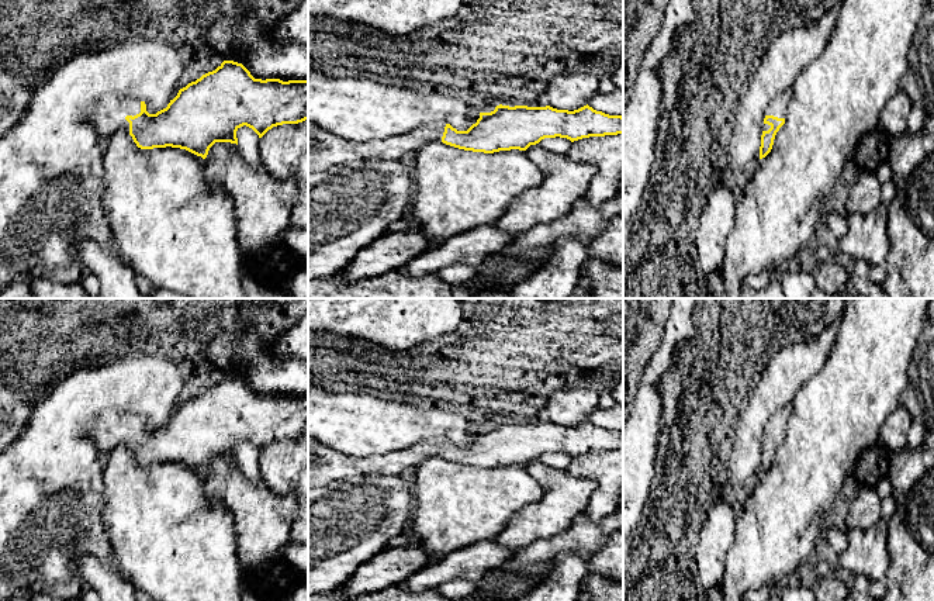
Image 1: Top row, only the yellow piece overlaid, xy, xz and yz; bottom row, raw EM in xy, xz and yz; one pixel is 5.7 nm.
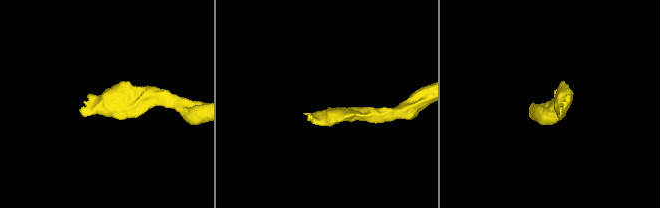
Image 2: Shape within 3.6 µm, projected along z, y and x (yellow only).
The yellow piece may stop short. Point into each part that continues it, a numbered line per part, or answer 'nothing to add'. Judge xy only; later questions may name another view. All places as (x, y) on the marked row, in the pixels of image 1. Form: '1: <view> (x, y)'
1: xy (109, 116)

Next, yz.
1: yz (778, 107)

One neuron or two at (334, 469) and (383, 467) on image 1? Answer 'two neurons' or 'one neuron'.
one neuron

